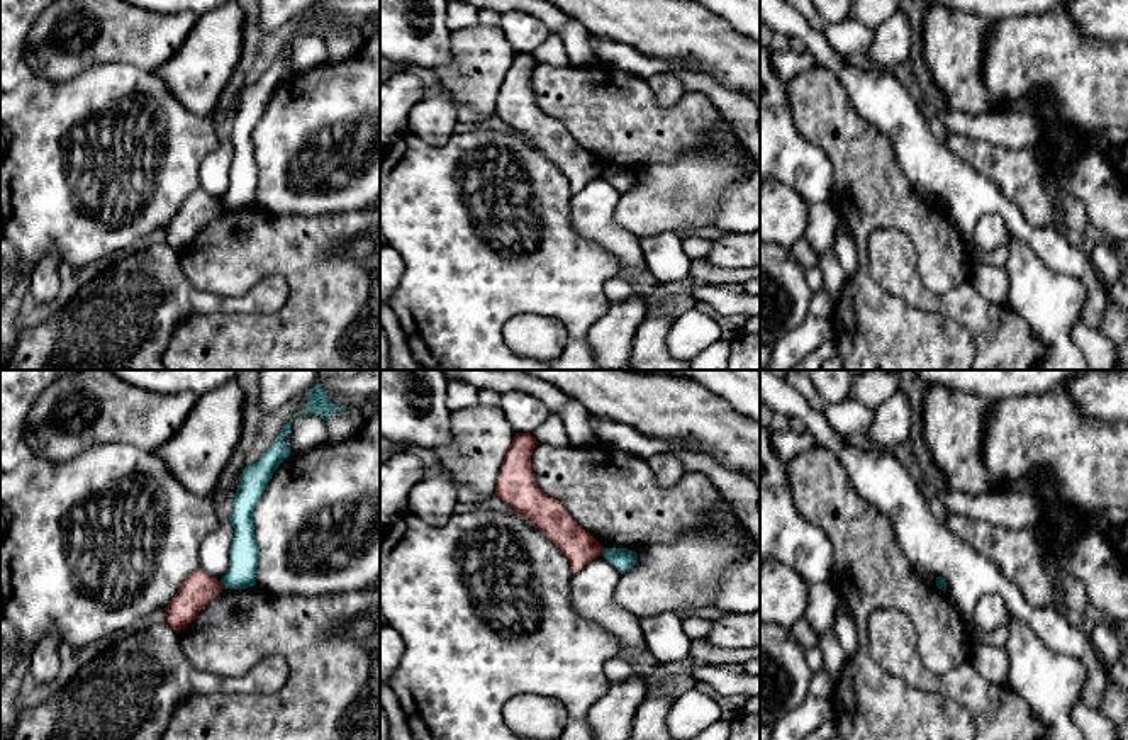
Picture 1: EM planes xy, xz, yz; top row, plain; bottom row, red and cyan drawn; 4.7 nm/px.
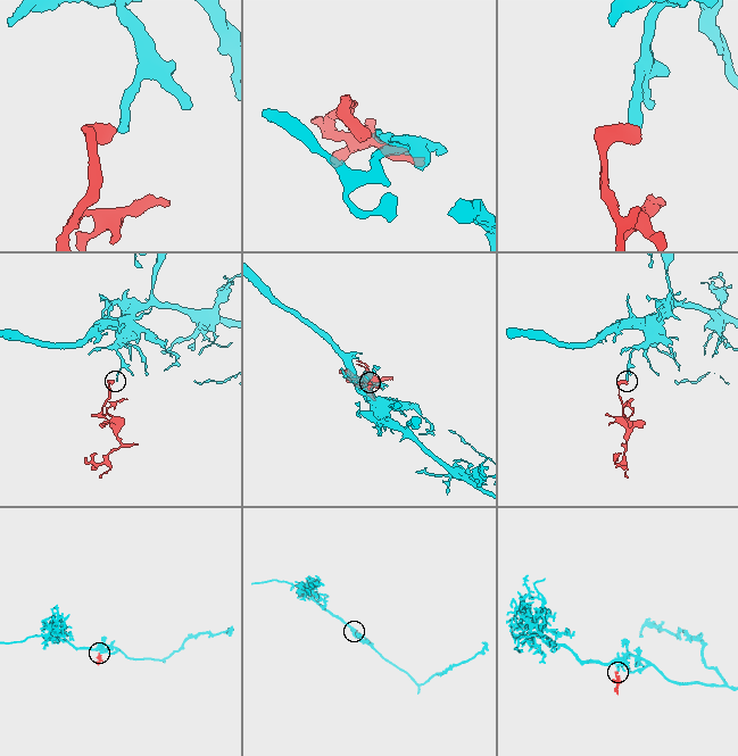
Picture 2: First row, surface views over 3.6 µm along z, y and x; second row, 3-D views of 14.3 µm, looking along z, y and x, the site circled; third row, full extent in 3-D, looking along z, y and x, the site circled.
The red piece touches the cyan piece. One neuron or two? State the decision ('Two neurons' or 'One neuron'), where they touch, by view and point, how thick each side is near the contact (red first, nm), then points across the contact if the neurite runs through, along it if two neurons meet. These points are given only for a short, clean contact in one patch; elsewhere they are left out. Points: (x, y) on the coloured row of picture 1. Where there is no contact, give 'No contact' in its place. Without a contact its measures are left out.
Two neurons. Touches red at xy (221, 584). Thickness 160 nm (red) against 140 nm. Boundary: xy (219, 581), (223, 588)

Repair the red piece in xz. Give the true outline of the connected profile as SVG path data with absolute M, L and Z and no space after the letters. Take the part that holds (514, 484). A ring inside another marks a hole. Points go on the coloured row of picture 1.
M516 433L495 480L495 496L551 540L577 574L602 555L602 545L570 513L534 482L531 455L538 446L531 433Z

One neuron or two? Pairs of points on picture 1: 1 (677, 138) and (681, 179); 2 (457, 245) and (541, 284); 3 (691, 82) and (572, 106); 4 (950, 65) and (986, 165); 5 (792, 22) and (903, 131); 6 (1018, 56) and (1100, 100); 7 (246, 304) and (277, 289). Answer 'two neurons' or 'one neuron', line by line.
1: two neurons
2: one neuron
3: two neurons
4: two neurons
5: one neuron
6: one neuron
7: one neuron

